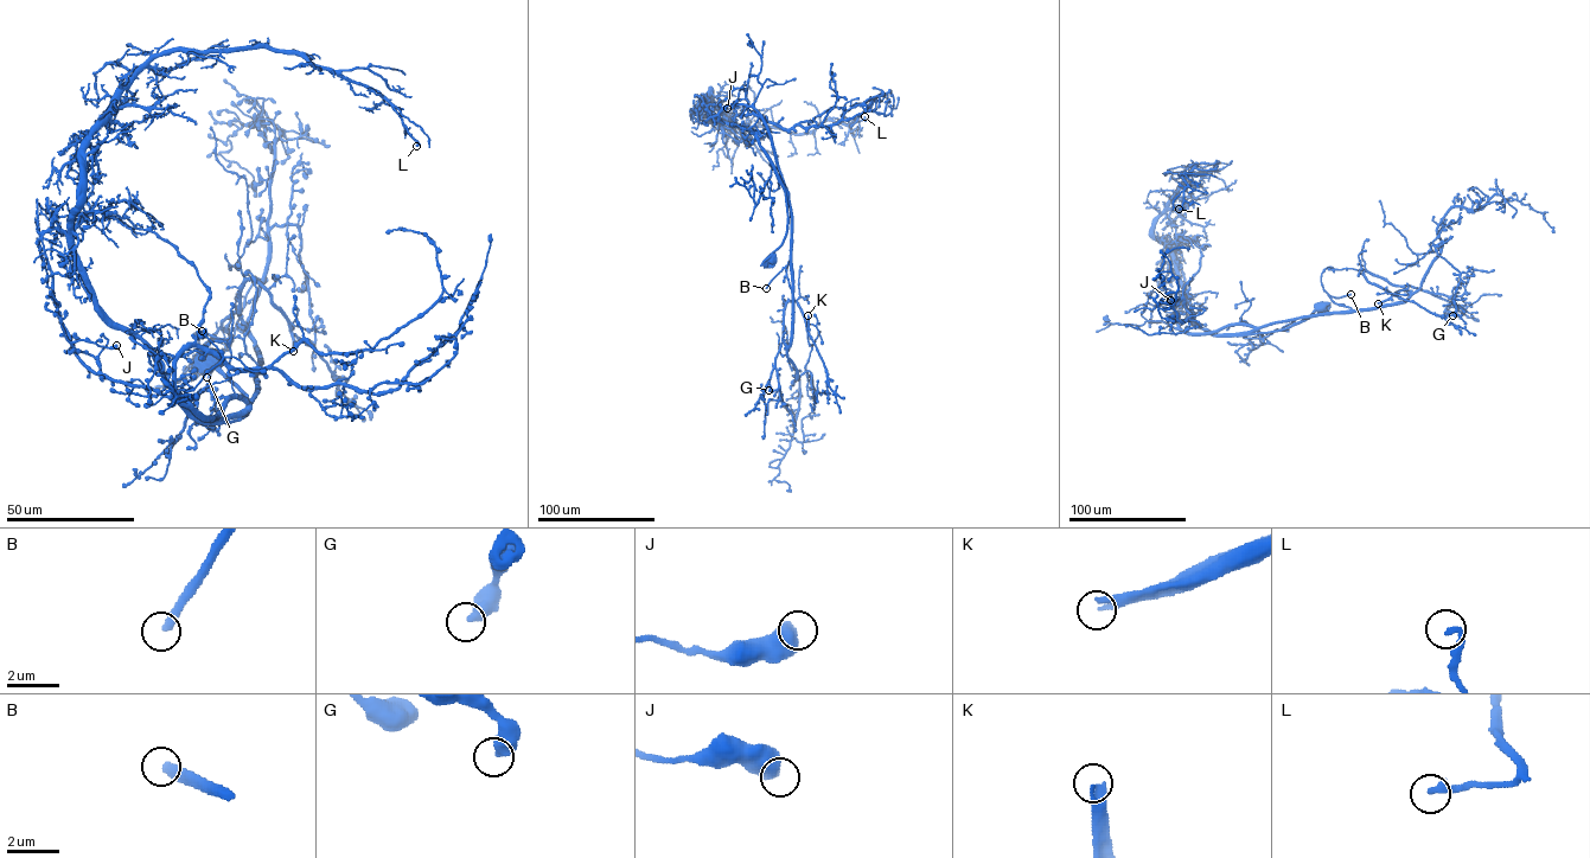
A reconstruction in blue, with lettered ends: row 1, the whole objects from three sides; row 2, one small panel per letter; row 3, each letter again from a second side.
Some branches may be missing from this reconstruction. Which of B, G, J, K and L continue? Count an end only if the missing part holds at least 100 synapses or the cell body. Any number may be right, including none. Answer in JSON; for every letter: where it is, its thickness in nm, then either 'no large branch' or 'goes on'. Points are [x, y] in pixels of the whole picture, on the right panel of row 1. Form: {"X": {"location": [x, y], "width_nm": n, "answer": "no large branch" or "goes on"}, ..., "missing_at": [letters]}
{"B": {"location": [1351, 294], "width_nm": 400, "answer": "goes on"}, "G": {"location": [1453, 315], "width_nm": 480, "answer": "no large branch"}, "J": {"location": [1170, 300], "width_nm": 550, "answer": "no large branch"}, "K": {"location": [1378, 303], "width_nm": 320, "answer": "goes on"}, "L": {"location": [1179, 209], "width_nm": 240, "answer": "no large branch"}, "missing_at": ["B", "K"]}

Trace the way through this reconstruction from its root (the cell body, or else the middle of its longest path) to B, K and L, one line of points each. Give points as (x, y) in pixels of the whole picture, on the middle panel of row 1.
B: (770, 257), (781, 244), (787, 224), (785, 191), (777, 173), (790, 206), (792, 288), (784, 268), (766, 288)
K: (770, 257), (787, 224), (777, 173), (791, 212), (787, 346), (785, 303), (797, 303), (808, 330), (808, 315)
L: (770, 257), (786, 230), (784, 186), (753, 133), (707, 109), (710, 93), (742, 128), (800, 134), (864, 116)

